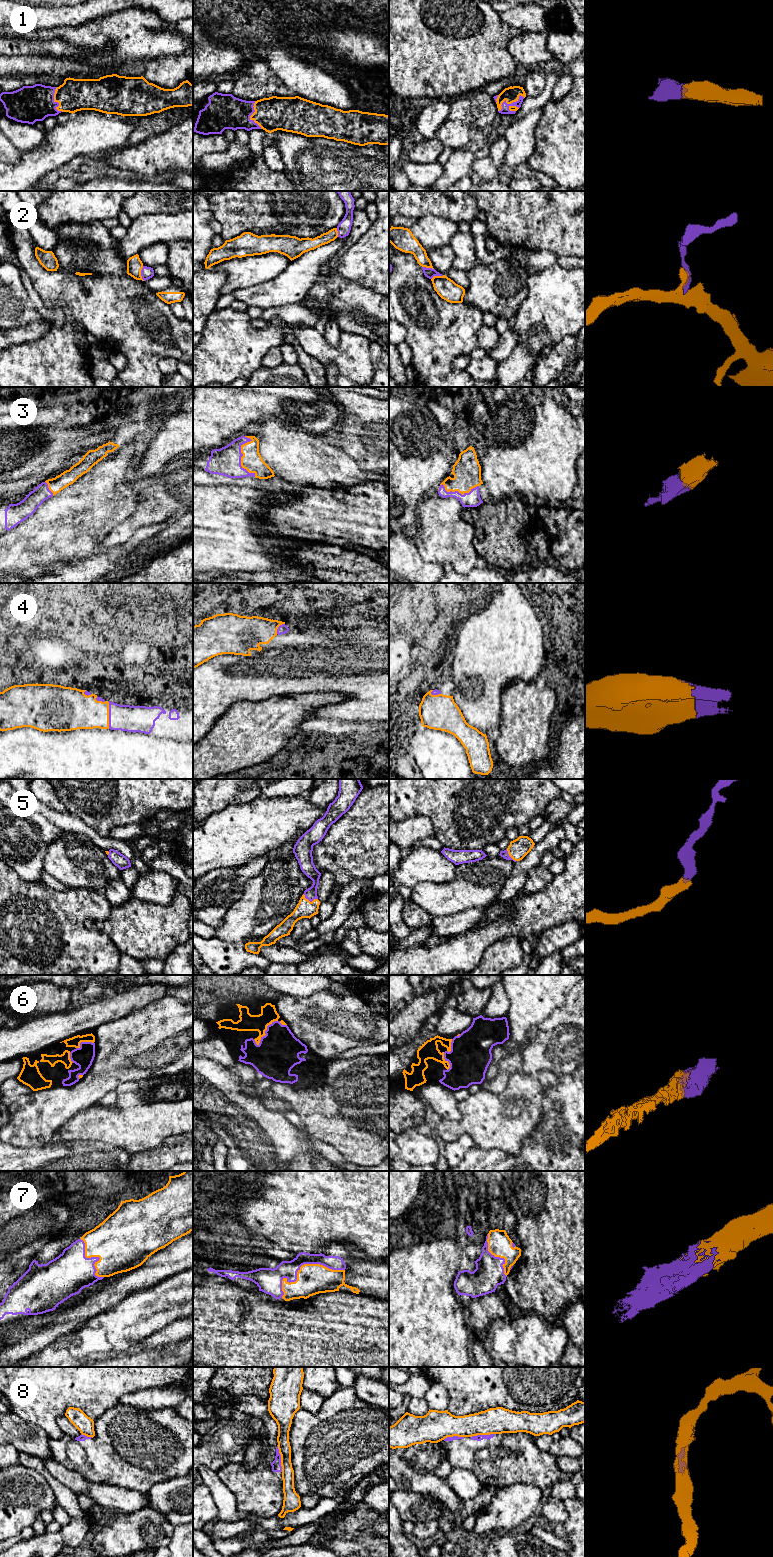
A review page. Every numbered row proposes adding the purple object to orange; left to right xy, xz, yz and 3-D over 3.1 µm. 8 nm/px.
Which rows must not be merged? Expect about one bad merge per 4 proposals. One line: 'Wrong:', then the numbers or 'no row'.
Wrong: 2, 8

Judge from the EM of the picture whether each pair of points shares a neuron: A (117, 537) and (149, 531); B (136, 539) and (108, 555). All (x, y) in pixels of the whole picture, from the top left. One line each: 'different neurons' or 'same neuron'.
A: different neurons
B: same neuron

